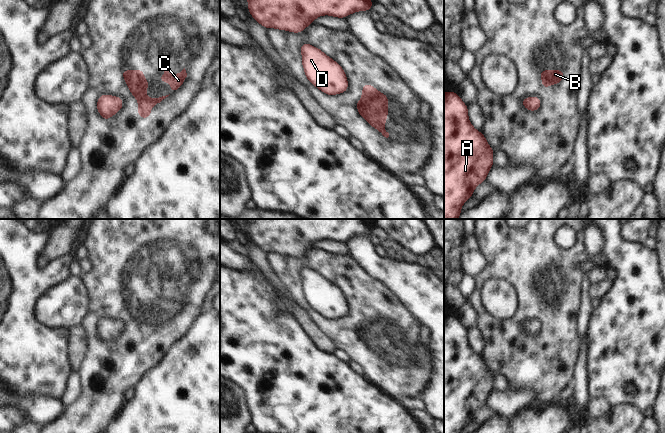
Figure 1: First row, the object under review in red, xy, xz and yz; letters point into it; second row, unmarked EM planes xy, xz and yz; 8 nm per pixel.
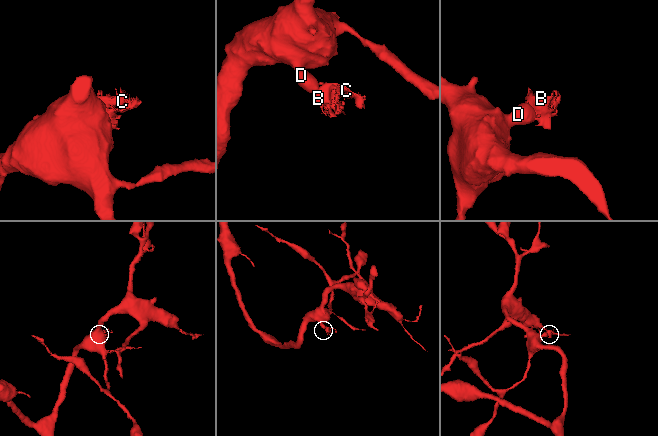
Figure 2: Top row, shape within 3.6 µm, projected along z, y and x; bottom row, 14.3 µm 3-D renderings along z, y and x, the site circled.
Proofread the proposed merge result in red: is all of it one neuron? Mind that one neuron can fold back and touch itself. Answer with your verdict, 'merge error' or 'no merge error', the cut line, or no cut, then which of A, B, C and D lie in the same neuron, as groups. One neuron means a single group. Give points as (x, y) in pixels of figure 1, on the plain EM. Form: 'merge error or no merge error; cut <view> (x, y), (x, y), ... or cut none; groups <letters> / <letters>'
merge error; cut xy (122, 328), (120, 332); groups A D / B C

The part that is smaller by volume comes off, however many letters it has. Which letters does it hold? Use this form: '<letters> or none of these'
B, C

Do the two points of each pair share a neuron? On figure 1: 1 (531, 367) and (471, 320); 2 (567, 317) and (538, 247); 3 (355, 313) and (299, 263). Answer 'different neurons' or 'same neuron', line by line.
1: different neurons
2: same neuron
3: same neuron

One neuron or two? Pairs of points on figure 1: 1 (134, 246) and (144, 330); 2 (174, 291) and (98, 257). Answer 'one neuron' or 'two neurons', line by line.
1: one neuron
2: one neuron

